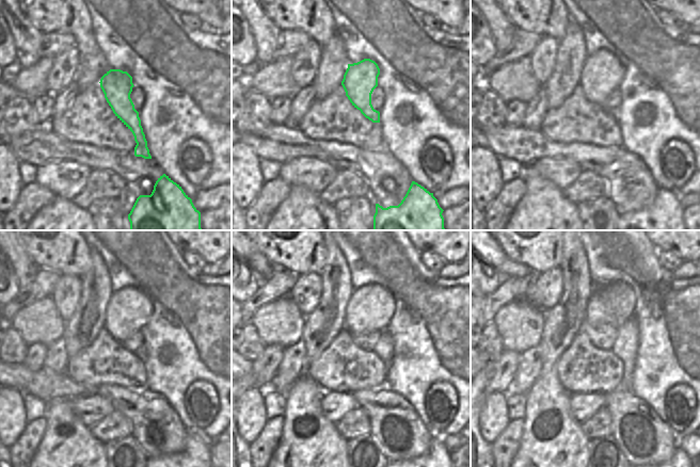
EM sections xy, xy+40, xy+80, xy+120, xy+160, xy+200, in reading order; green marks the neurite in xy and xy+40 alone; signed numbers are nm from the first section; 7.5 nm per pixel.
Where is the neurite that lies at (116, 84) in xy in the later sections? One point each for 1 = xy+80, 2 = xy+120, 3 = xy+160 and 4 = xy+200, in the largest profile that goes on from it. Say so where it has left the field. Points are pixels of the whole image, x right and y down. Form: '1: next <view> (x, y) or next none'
1: next xy+80 (603, 73)
2: next xy+120 (128, 310)
3: next xy+160 (370, 308)
4: next xy+200 (613, 304)

